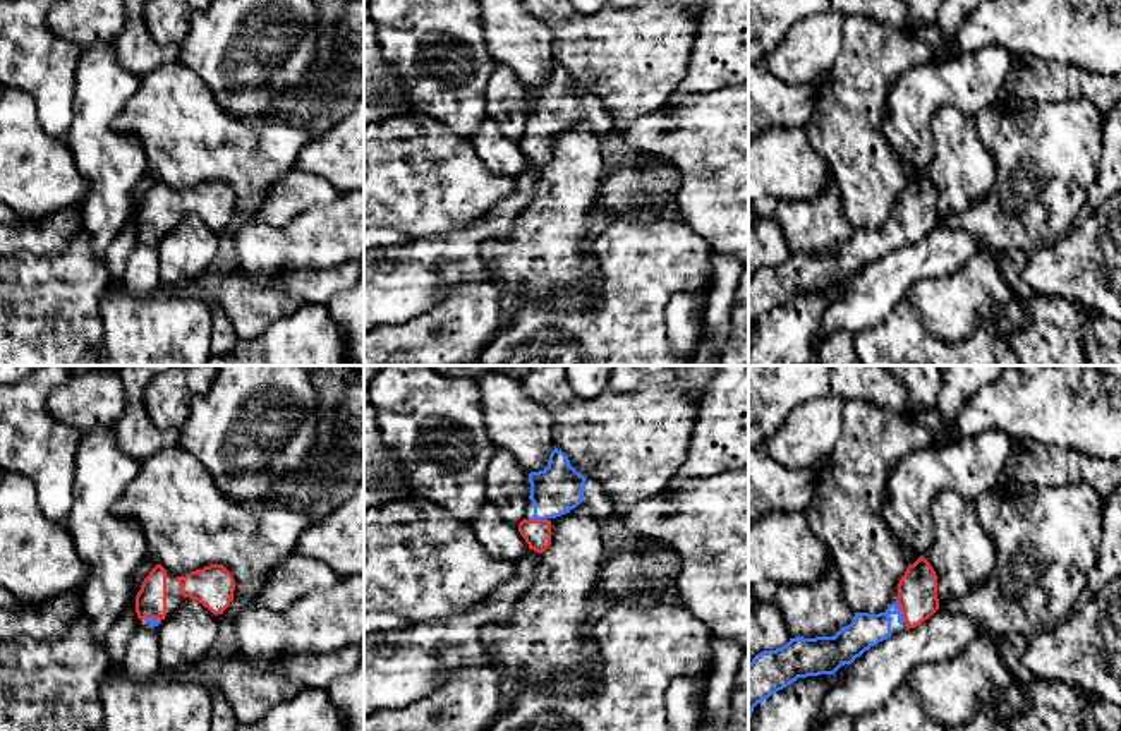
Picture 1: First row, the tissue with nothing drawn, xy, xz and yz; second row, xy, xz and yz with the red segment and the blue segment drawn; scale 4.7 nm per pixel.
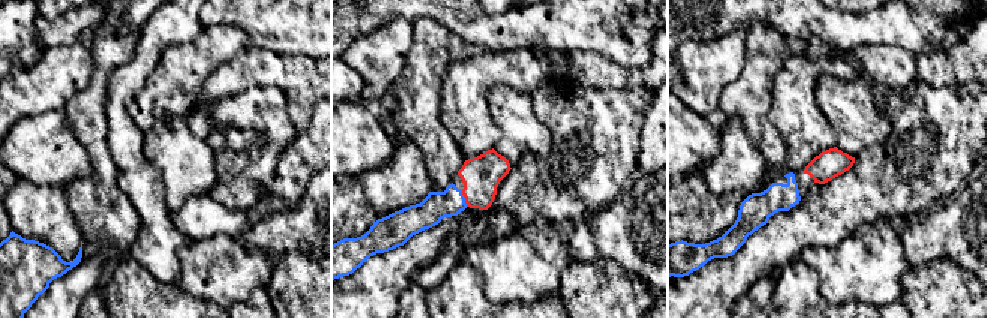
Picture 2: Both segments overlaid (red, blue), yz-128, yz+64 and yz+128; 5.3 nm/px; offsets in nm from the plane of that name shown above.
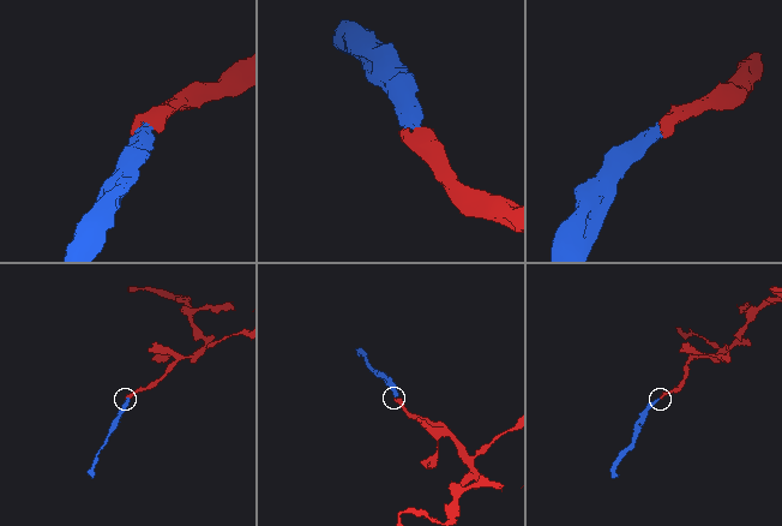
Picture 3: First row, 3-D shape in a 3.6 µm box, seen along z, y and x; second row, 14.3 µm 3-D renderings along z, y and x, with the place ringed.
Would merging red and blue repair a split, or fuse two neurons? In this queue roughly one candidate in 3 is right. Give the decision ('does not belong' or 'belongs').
belongs

